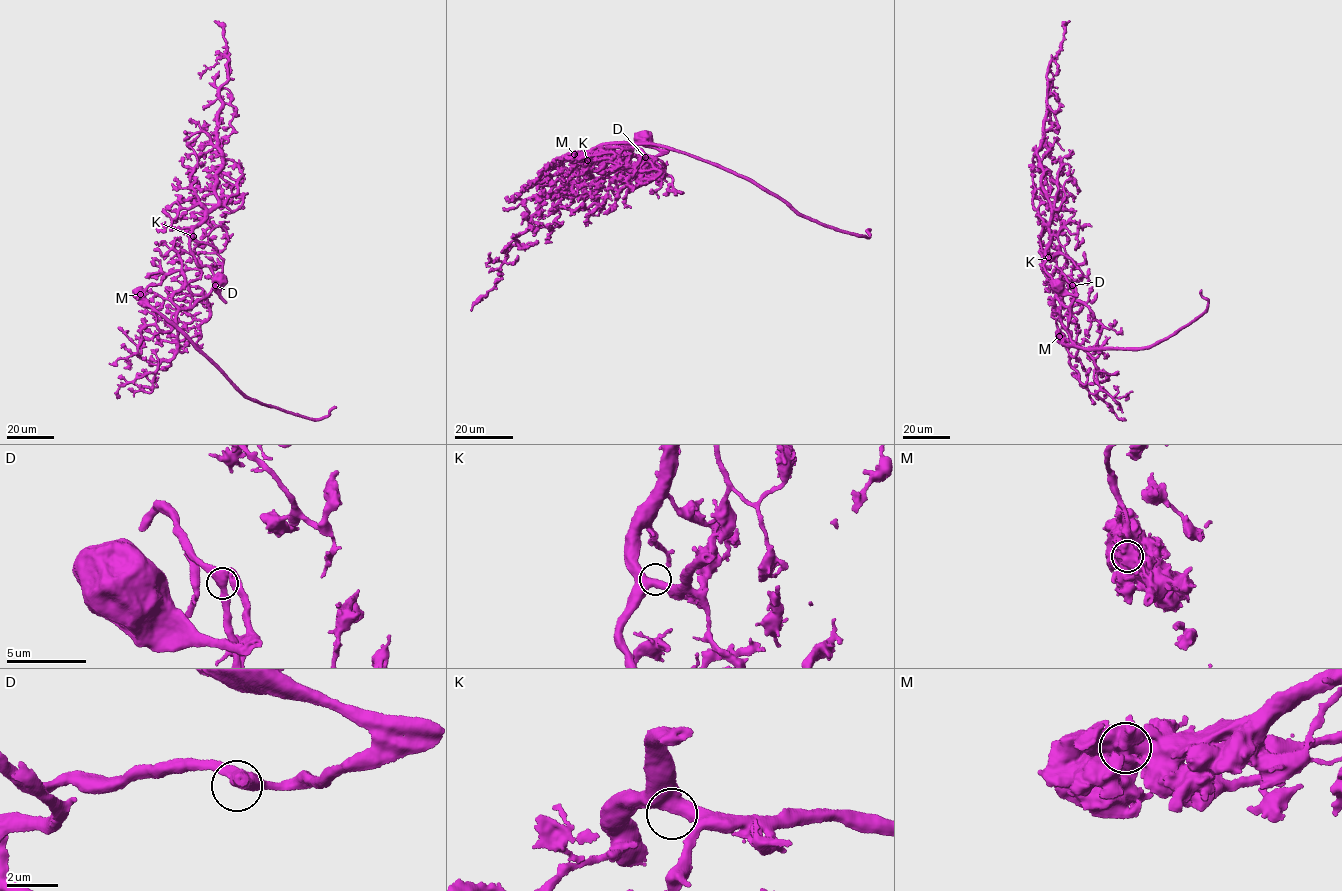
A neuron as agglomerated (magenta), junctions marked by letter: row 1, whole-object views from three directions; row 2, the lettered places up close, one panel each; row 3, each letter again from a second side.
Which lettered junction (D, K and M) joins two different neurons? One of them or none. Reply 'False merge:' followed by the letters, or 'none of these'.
False merge: M

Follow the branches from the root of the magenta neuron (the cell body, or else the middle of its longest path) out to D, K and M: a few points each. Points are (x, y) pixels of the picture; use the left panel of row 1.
D: (220, 278), (218, 289), (221, 298), (220, 287), (215, 285)
K: (220, 278), (218, 289), (221, 298), (213, 273), (207, 266), (198, 266), (190, 247), (193, 236)
M: (220, 278), (218, 289), (221, 298), (217, 285), (192, 306), (179, 311), (175, 326), (140, 294)

